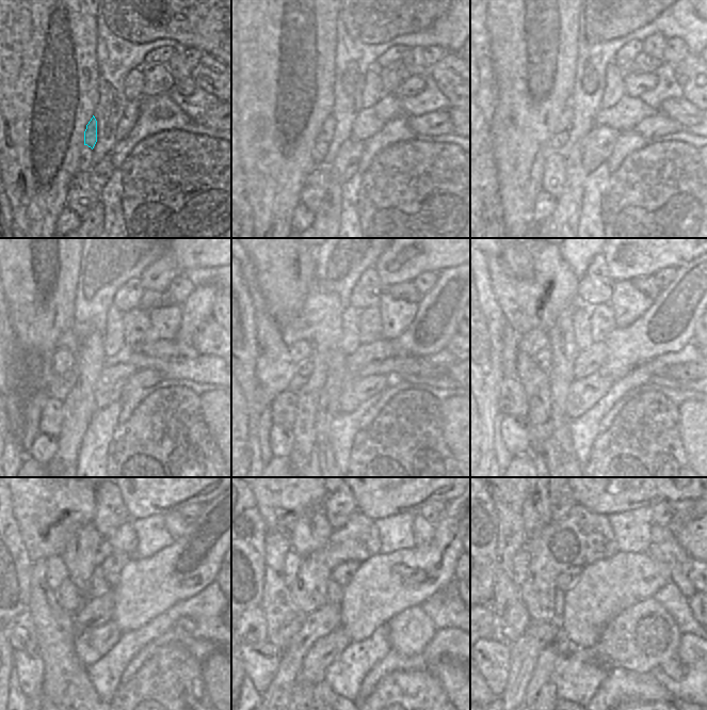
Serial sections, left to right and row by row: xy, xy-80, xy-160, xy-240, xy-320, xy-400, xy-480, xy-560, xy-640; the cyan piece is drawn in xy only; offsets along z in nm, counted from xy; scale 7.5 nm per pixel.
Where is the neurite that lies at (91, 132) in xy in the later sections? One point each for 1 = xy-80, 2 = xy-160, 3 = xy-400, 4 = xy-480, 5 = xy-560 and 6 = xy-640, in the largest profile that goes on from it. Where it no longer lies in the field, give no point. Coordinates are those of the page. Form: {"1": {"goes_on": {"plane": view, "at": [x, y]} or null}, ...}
{"1": {"goes_on": {"plane": "xy-80", "at": [326, 131]}}, "2": {"goes_on": {"plane": "xy-160", "at": [558, 122]}}, "3": {"goes_on": {"plane": "xy-400", "at": [532, 342]}}, "4": {"goes_on": {"plane": "xy-480", "at": [55, 571]}}, "5": {"goes_on": {"plane": "xy-560", "at": [292, 562]}}, "6": {"goes_on": {"plane": "xy-640", "at": [519, 565]}}}

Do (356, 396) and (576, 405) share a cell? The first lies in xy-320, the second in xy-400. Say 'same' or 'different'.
same

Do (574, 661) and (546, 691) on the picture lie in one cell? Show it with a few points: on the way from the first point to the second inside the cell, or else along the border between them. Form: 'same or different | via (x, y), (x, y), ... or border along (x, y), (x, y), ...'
different | border along (557, 658), (553, 683), (558, 697)

